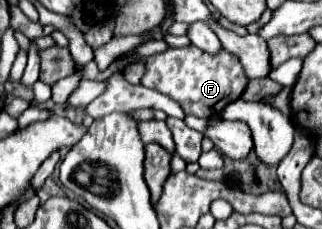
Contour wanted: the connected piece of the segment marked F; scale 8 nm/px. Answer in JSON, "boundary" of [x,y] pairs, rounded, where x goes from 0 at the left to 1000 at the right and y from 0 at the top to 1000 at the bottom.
{"boundary":[[[609,201],[522,210],[453,253],[447,297],[453,314],[435,358],[441,376],[528,419],[534,437],[559,445],[578,498],[602,498],[615,515],[677,507],[714,445],[739,437],[770,376],[770,341],[739,245],[702,227],[696,210],[677,236],[646,236]]]}

